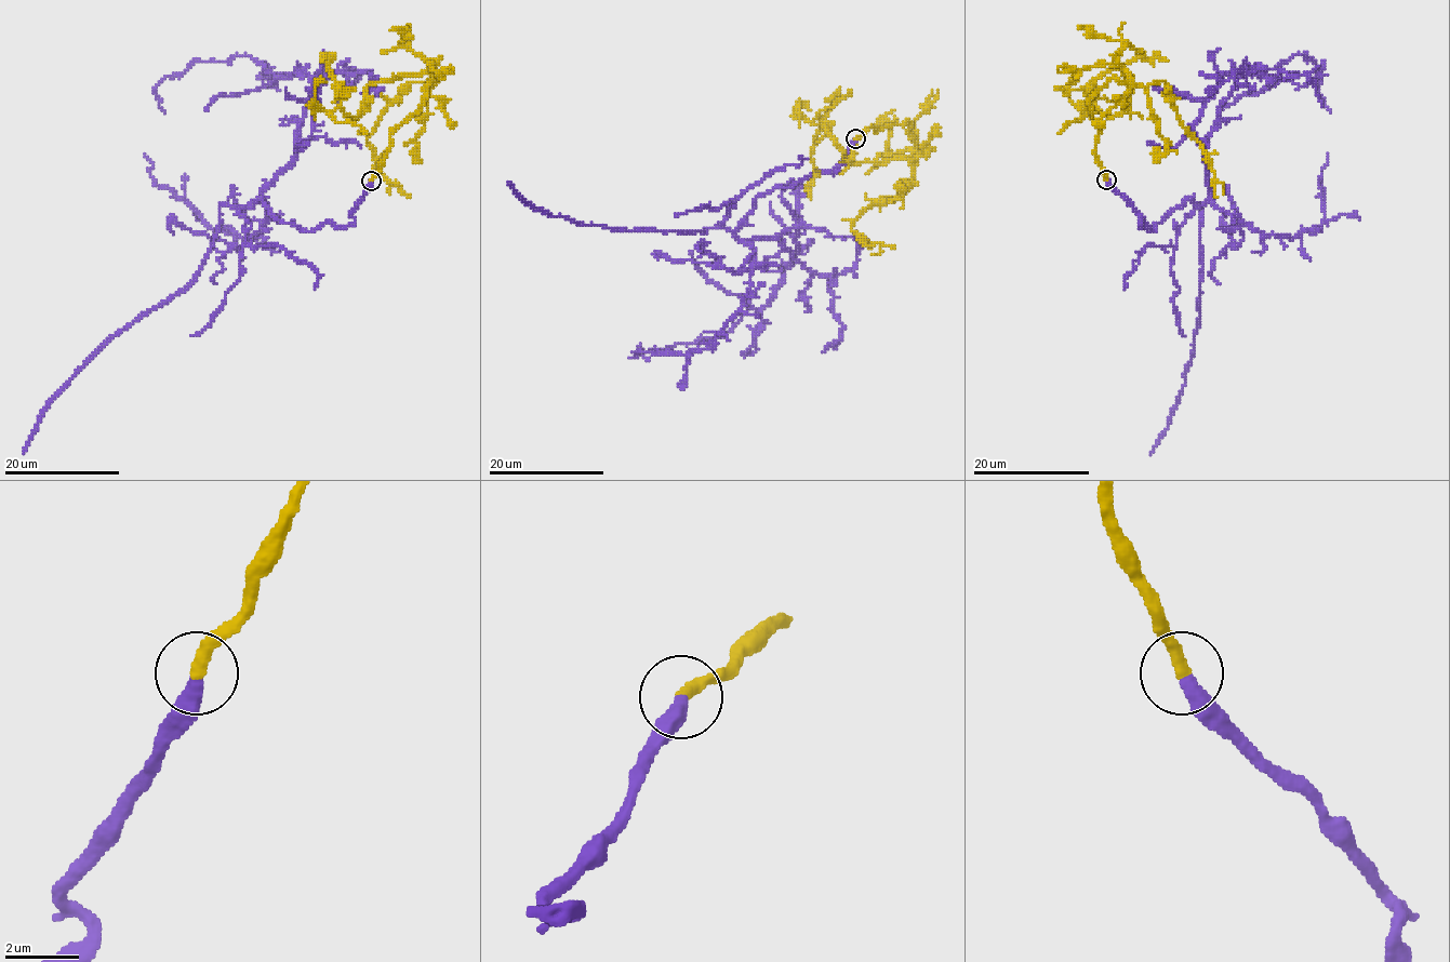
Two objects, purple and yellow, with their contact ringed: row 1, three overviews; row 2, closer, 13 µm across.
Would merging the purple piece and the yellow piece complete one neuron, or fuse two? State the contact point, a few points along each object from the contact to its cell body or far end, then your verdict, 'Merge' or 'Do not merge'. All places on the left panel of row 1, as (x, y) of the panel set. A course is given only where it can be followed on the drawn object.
Place: (371, 181). Course of purple: (372, 181), (344, 227), (305, 231), (252, 205), (311, 134), (300, 69), (196, 59), (156, 89), (165, 112). Course of yellow: (372, 181), (390, 134), (416, 111), (434, 80), (403, 74), (372, 81), (359, 112), (348, 116), (327, 61). Merge

